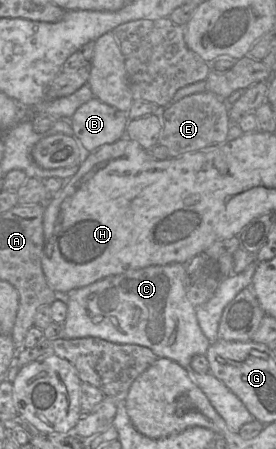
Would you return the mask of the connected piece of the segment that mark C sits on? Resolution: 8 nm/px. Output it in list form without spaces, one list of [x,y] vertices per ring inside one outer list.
[[[173,262],[128,270],[122,274],[105,277],[85,287],[73,289],[67,293],[67,316],[61,338],[96,337],[116,344],[140,345],[149,348],[158,358],[167,358],[176,362],[186,370],[190,380],[206,395],[228,428],[238,433],[243,425],[255,420],[252,414],[242,401],[214,375],[211,373],[199,374],[191,367],[192,358],[197,355],[205,355],[211,342],[199,326],[196,308],[187,299],[185,277],[186,264]]]

